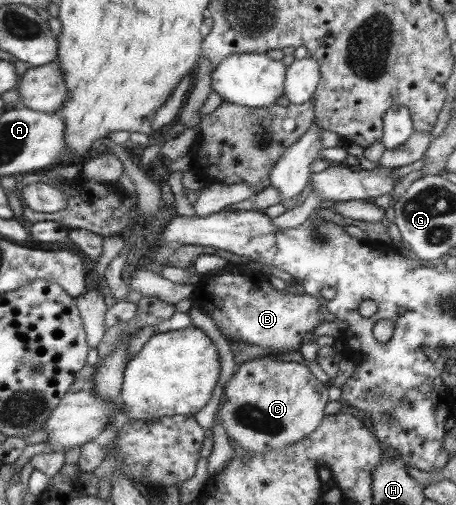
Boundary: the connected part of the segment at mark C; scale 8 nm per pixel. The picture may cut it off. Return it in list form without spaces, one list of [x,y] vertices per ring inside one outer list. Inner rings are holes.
[[[273,356],[252,358],[235,366],[231,378],[224,384],[224,403],[218,410],[220,427],[236,445],[252,453],[266,453],[270,449],[282,449],[312,434],[325,417],[326,387],[316,380],[308,367],[297,362],[273,359]]]

